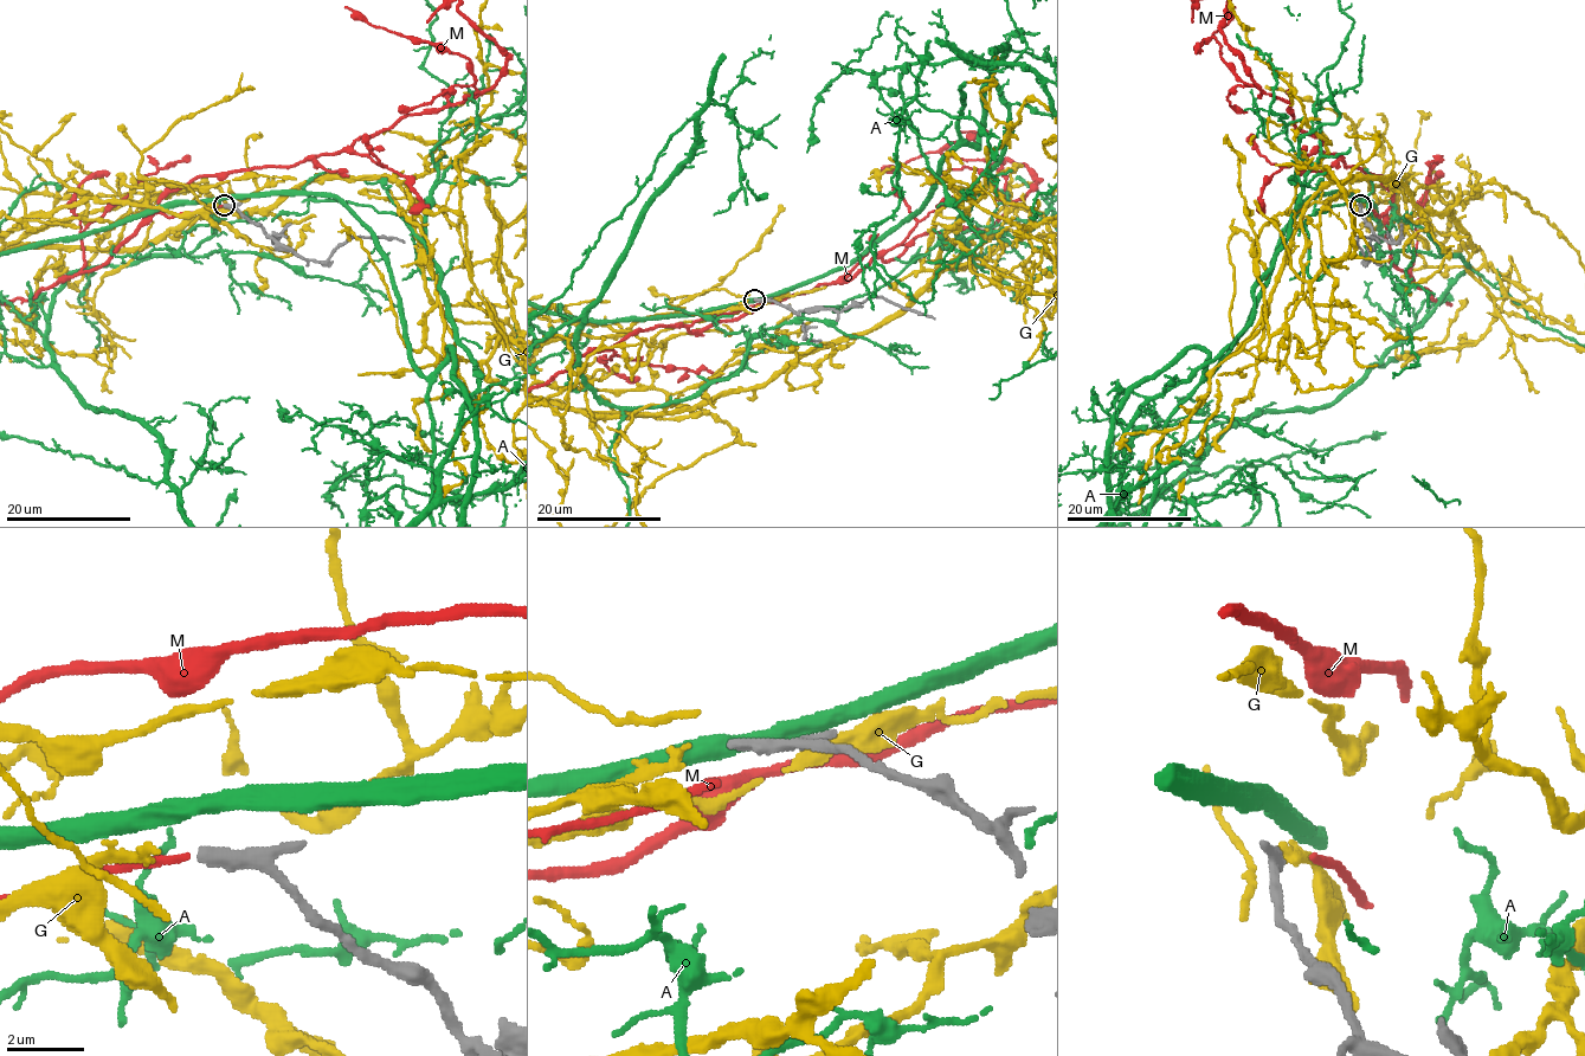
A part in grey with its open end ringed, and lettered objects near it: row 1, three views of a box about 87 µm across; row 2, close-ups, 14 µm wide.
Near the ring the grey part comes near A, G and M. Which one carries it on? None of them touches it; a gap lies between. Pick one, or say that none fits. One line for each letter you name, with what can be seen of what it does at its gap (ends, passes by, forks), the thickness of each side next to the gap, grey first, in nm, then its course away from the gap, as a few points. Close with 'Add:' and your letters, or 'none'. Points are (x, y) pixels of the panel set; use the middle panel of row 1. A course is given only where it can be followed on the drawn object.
G: it passes by | 320/180 nm
Add: G

